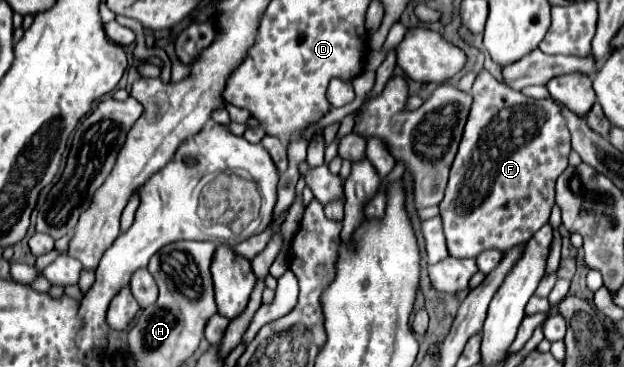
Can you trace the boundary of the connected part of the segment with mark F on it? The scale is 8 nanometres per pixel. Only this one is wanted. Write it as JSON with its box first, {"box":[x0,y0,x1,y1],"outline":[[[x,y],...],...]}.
{"box":[440,71,570,259],"outline":[[[482,71],[472,87],[472,109],[462,133],[460,149],[450,169],[448,187],[440,207],[444,235],[450,257],[474,259],[484,249],[500,249],[528,241],[542,225],[548,223],[554,207],[554,183],[568,165],[570,133],[560,115],[560,107],[550,99],[530,99]]]}

